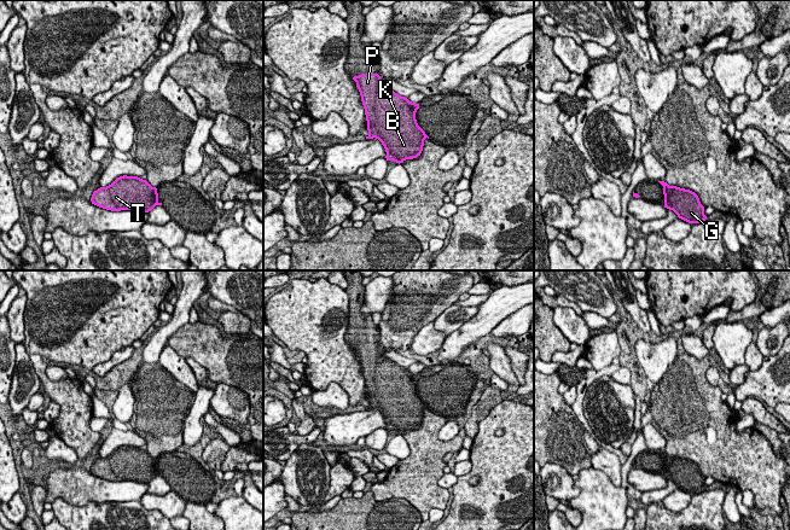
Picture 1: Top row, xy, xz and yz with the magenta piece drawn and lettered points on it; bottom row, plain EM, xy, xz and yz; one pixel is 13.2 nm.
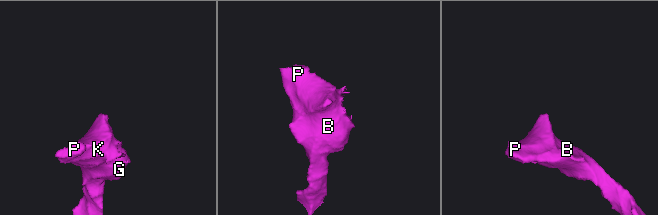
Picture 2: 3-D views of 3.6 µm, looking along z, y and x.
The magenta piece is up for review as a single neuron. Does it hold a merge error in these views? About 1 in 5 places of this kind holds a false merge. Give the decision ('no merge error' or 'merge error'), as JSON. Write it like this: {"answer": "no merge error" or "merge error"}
{"answer": "no merge error"}

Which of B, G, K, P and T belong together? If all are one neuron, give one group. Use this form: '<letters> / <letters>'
B G K P T

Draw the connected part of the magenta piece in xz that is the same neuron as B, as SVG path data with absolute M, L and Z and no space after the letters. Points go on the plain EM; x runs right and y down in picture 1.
M366 344L352 346L356 353L356 357L361 366L361 372L365 379L367 397L370 406L366 409L377 408L385 419L388 432L395 431L401 435L405 430L413 430L420 426L424 417L424 410L429 407L418 396L416 383L420 373L412 373L408 368L401 367L394 361L381 354L379 344Z

